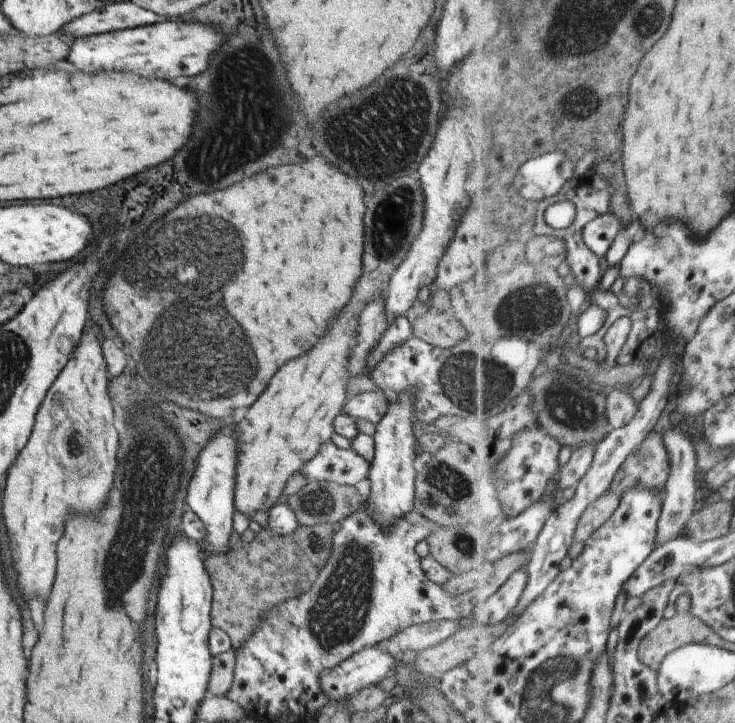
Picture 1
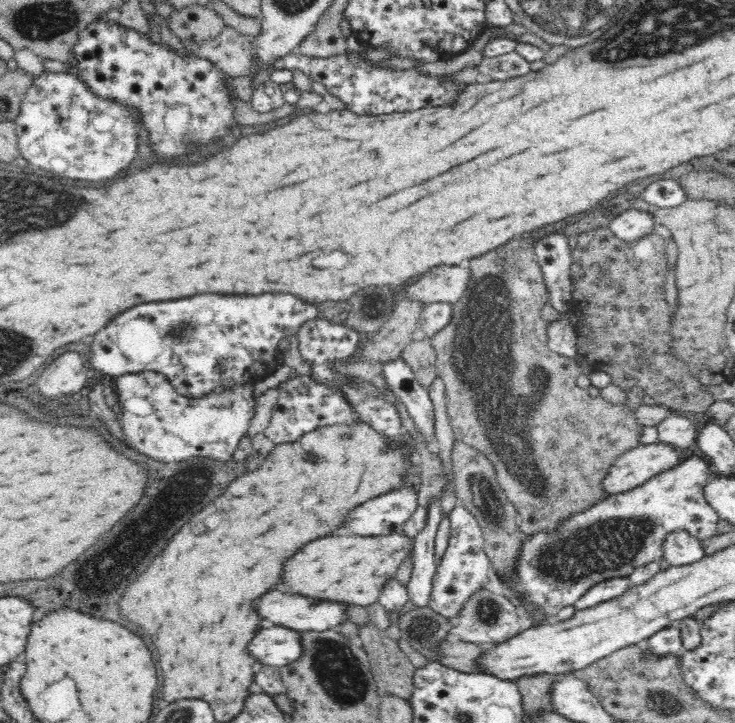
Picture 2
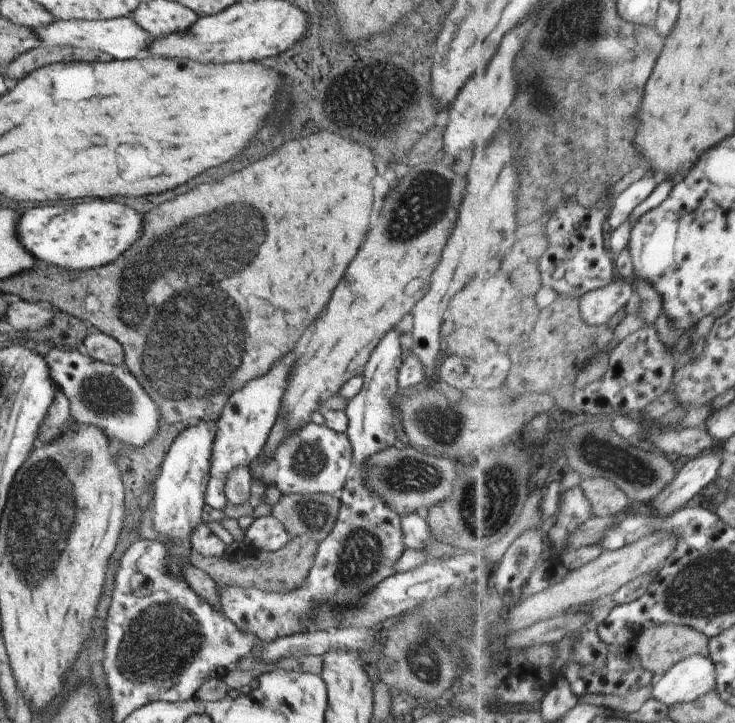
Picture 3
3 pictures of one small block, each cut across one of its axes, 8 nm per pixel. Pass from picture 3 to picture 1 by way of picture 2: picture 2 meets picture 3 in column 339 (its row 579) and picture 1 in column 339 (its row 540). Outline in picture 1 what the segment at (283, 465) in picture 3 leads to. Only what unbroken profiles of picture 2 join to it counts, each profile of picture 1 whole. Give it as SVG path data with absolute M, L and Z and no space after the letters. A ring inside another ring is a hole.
M330 441L323 443L313 458L297 473L307 481L327 481L355 486L367 477L369 463L351 449L339 449Z

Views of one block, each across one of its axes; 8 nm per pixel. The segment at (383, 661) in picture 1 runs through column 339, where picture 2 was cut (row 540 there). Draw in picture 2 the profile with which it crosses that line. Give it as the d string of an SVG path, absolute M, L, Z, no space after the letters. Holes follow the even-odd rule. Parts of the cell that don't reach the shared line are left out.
M674 531L662 541L664 558L673 566L692 564L705 557L700 540L688 531Z

